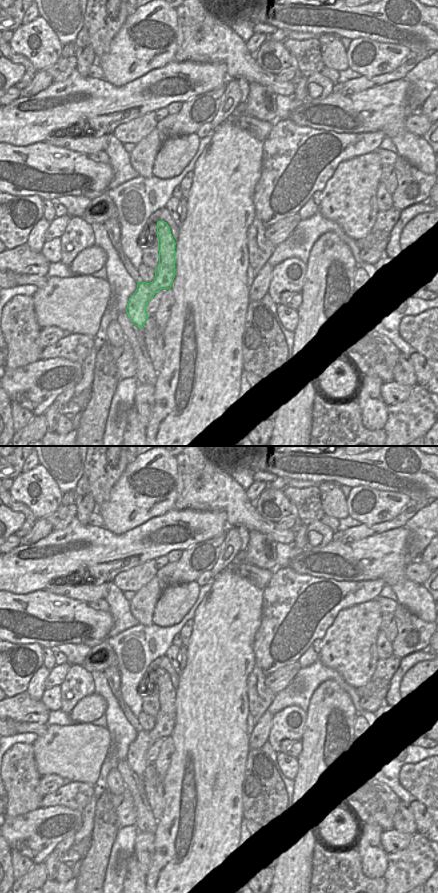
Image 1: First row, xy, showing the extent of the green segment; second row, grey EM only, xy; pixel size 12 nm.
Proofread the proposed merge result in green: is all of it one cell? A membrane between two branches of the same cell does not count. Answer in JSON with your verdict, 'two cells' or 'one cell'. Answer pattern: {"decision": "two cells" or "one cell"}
{"decision": "one cell"}

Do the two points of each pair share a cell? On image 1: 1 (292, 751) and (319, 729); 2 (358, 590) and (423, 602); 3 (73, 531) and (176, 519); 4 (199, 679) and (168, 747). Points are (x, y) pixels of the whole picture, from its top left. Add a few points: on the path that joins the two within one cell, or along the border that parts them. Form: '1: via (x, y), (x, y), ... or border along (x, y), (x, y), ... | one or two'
1: border along (300, 741), (301, 752), (297, 758) | two
2: border along (362, 582), (381, 579), (386, 585) | two
3: via (99, 542), (139, 542), (150, 533) | one
4: border along (170, 736), (173, 742), (173, 753), (169, 762) | two

